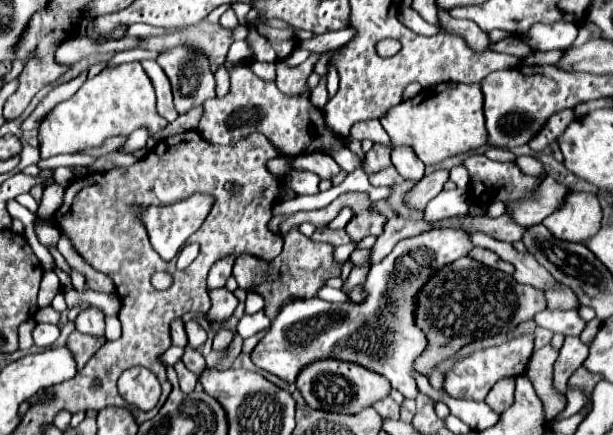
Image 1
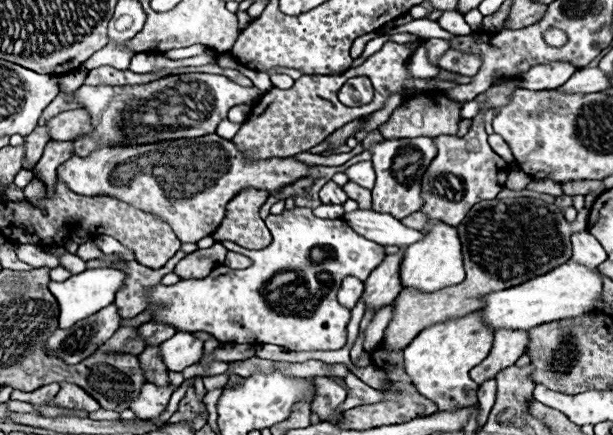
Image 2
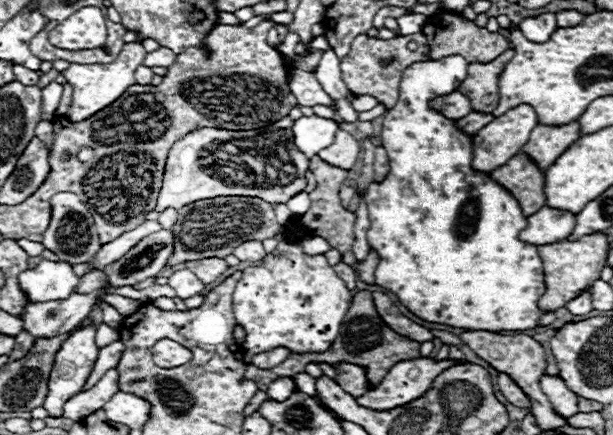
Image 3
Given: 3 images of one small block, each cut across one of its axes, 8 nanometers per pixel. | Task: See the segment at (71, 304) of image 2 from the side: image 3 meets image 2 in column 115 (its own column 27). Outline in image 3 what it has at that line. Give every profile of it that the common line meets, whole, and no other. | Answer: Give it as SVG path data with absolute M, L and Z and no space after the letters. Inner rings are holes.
M42 260L36 268L20 272L18 284L28 296L28 302L46 302L68 298L78 284L78 276L66 262Z

